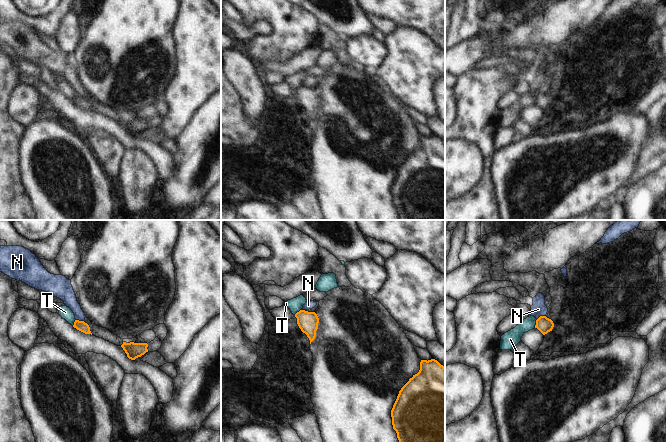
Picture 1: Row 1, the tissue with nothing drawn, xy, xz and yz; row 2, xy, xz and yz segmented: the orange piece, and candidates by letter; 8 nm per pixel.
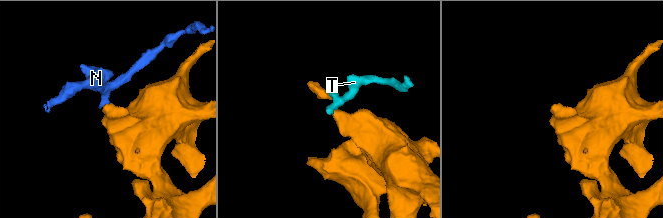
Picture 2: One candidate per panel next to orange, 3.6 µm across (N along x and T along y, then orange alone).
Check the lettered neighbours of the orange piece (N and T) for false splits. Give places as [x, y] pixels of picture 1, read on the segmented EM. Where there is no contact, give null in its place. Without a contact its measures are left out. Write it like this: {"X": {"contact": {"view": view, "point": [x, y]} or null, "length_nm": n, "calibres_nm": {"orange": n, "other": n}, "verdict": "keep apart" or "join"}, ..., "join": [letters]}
{"N": {"contact": {"view": "yz", "point": [541, 316]}, "length_nm": 80, "calibres_nm": {"orange": 120, "other": 120}, "verdict": "keep apart"}, "T": {"contact": {"view": "yz", "point": [536, 323]}, "length_nm": 80, "calibres_nm": {"orange": 120, "other": 140}, "verdict": "keep apart"}, "join": []}

